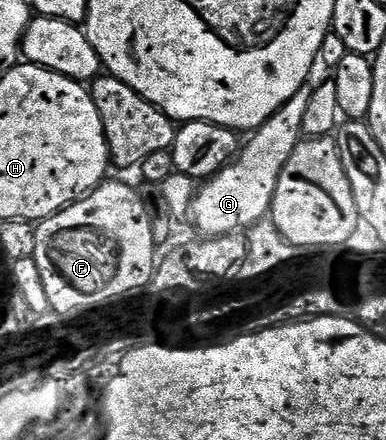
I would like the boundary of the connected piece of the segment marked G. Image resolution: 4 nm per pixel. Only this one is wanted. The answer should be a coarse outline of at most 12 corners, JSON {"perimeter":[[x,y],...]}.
{"perimeter":[[299,89],[199,186],[205,238],[269,216],[282,167],[302,140]]}

